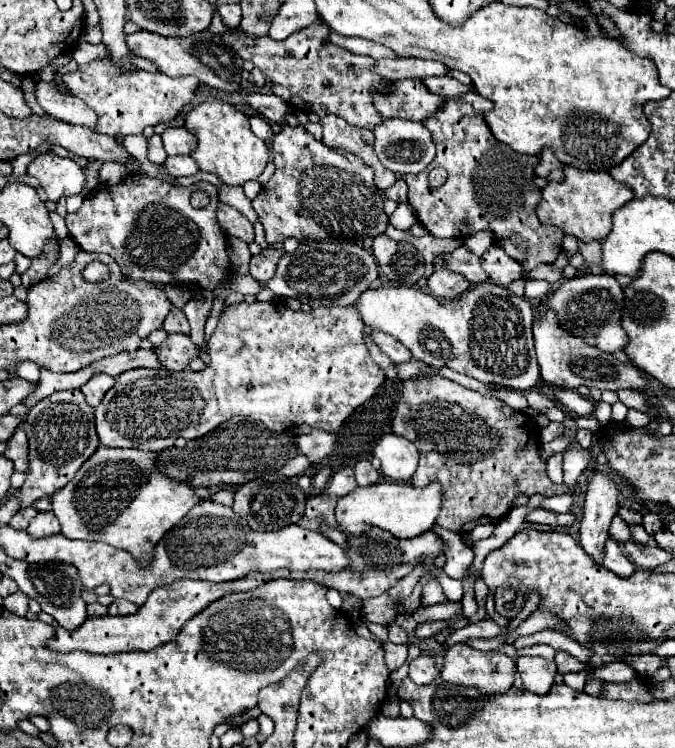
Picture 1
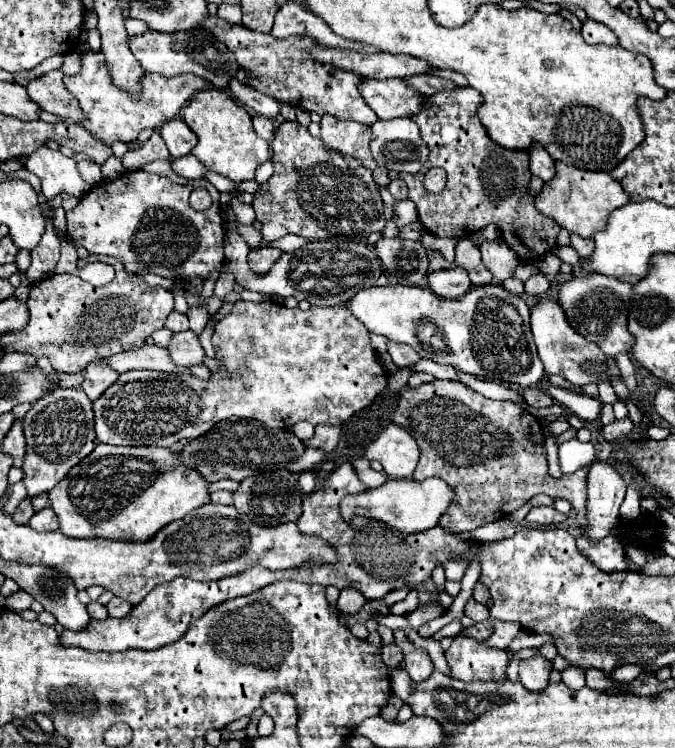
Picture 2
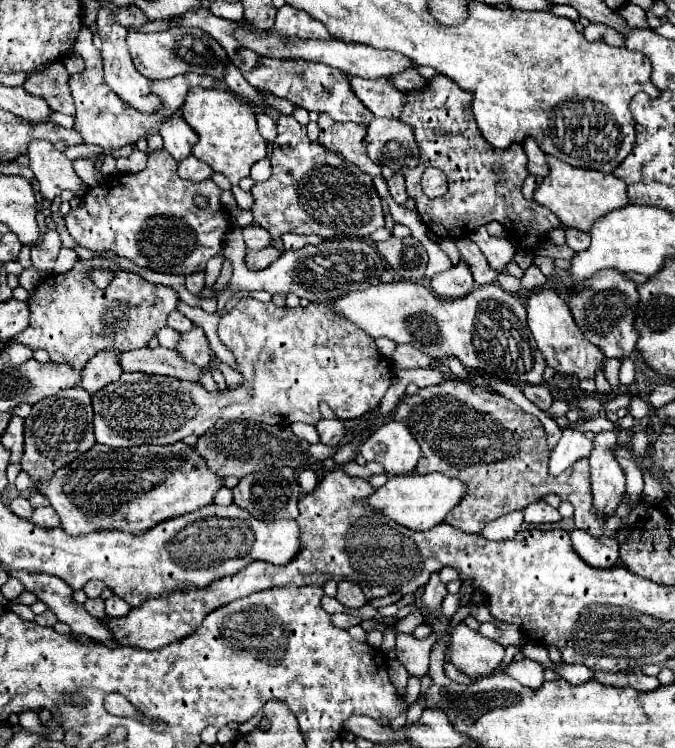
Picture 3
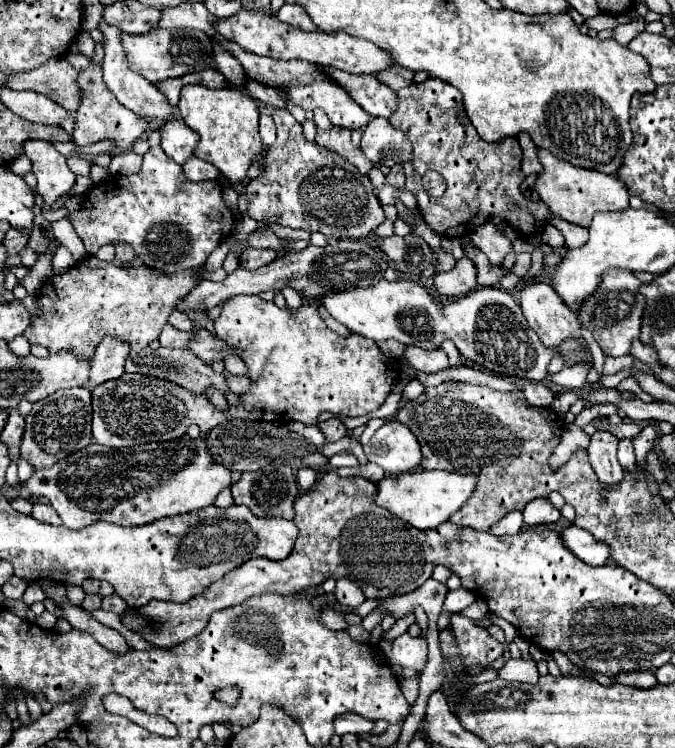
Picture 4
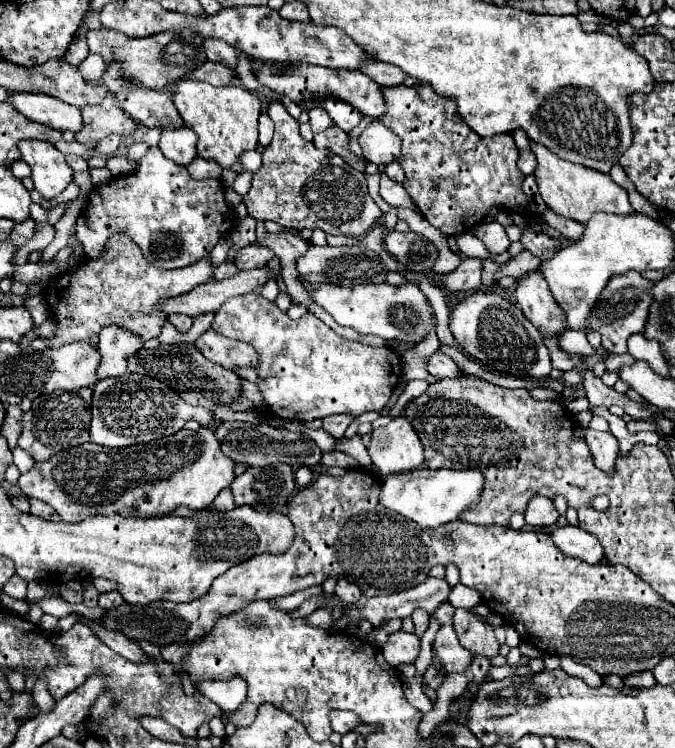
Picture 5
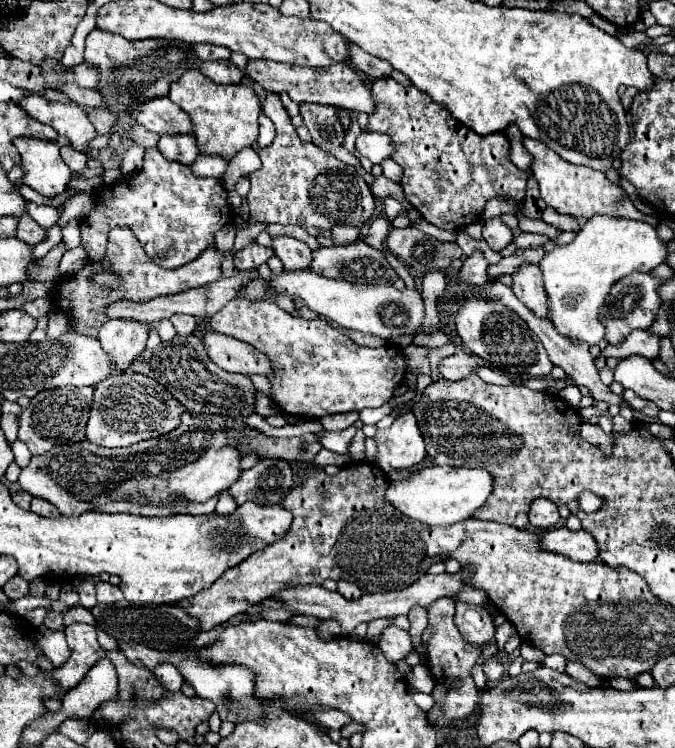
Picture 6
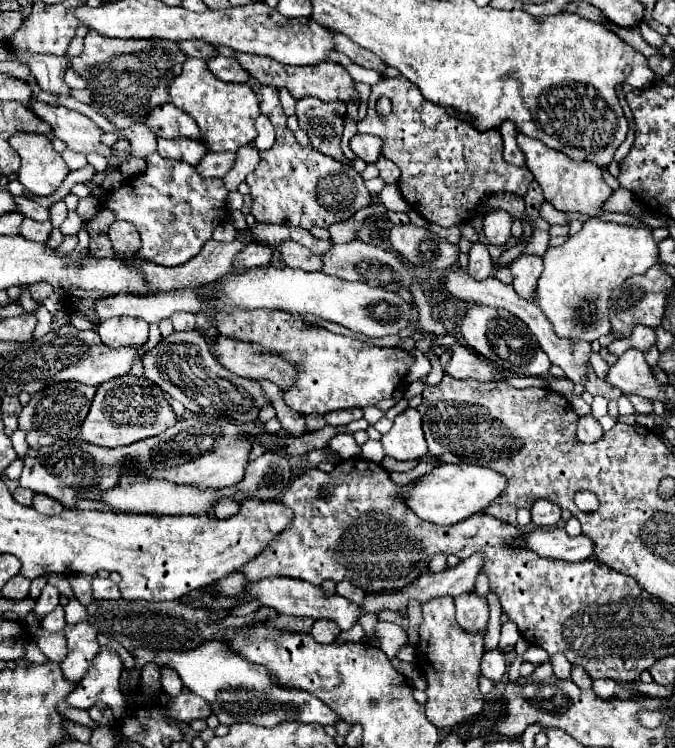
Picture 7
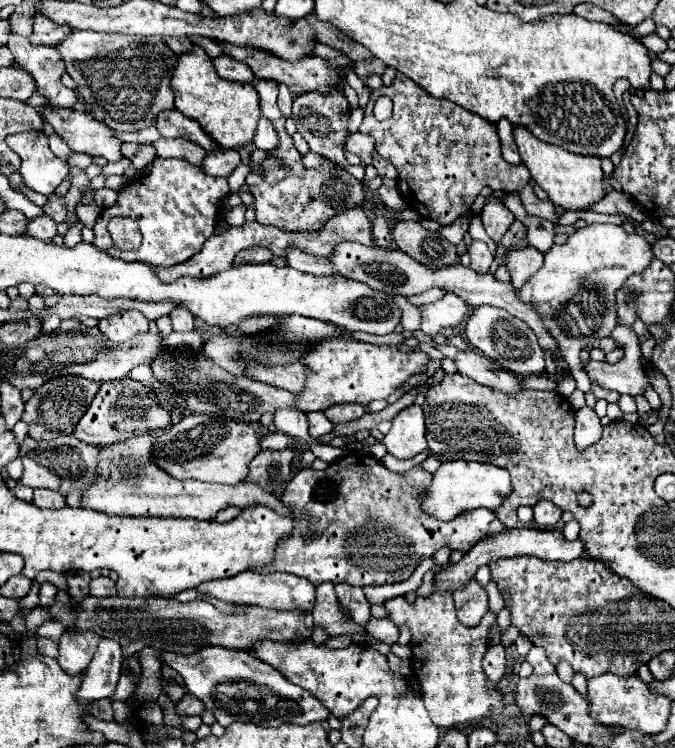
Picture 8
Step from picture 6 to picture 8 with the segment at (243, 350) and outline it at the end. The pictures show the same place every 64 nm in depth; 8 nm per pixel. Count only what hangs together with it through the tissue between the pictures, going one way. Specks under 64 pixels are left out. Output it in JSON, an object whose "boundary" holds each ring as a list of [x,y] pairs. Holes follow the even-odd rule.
{"boundary":[[[294,362],[294,364],[286,364],[286,366],[256,366],[252,364],[248,368],[248,378],[284,388],[288,392],[300,394],[300,390],[304,390],[304,382],[306,382],[306,372],[308,366],[304,366],[302,362]]]}

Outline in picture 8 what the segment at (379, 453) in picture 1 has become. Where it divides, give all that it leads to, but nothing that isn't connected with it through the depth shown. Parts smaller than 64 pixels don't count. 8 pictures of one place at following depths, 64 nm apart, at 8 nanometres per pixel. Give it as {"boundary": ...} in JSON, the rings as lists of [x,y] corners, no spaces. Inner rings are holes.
{"boundary":[[[412,404],[394,416],[392,428],[384,436],[382,444],[396,458],[414,458],[426,448],[424,434],[424,410],[418,404]]]}

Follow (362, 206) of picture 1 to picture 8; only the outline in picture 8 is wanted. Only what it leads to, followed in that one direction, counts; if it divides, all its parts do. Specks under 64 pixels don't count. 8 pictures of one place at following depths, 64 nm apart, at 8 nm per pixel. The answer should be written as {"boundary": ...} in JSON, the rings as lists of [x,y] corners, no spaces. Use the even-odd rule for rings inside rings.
{"boundary":[[[258,80],[256,84],[258,96],[260,96],[260,112],[264,118],[268,118],[278,136],[280,136],[280,148],[272,150],[274,158],[280,158],[288,168],[280,168],[274,158],[264,162],[264,176],[258,174],[248,174],[246,184],[250,186],[250,192],[254,196],[254,206],[256,206],[256,220],[260,224],[270,224],[280,230],[292,230],[292,232],[312,232],[318,230],[326,224],[328,218],[340,214],[342,210],[360,206],[364,202],[364,188],[362,184],[350,176],[348,172],[338,168],[338,174],[330,174],[334,164],[324,160],[318,168],[306,170],[300,162],[300,154],[292,144],[292,138],[284,130],[286,118],[278,110],[276,98],[278,98],[278,84],[276,82],[264,82]]]}

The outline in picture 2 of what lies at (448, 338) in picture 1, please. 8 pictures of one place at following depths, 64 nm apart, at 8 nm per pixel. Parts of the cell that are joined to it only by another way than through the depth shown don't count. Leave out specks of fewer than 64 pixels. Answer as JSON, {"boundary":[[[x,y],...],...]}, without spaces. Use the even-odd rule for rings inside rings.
{"boundary":[[[498,284],[472,288],[462,300],[444,300],[420,286],[372,286],[358,290],[346,308],[368,332],[410,344],[422,358],[450,364],[474,376],[528,388],[538,384],[544,374],[530,332],[528,304]]]}

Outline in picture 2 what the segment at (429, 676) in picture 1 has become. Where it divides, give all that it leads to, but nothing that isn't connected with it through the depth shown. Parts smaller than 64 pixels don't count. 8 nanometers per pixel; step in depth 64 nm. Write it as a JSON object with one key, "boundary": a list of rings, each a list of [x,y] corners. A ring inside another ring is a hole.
{"boundary":[[[396,630],[396,646],[400,646],[400,650],[404,653],[404,666],[414,682],[422,682],[432,674],[434,666],[428,652],[410,642],[404,630]]]}

